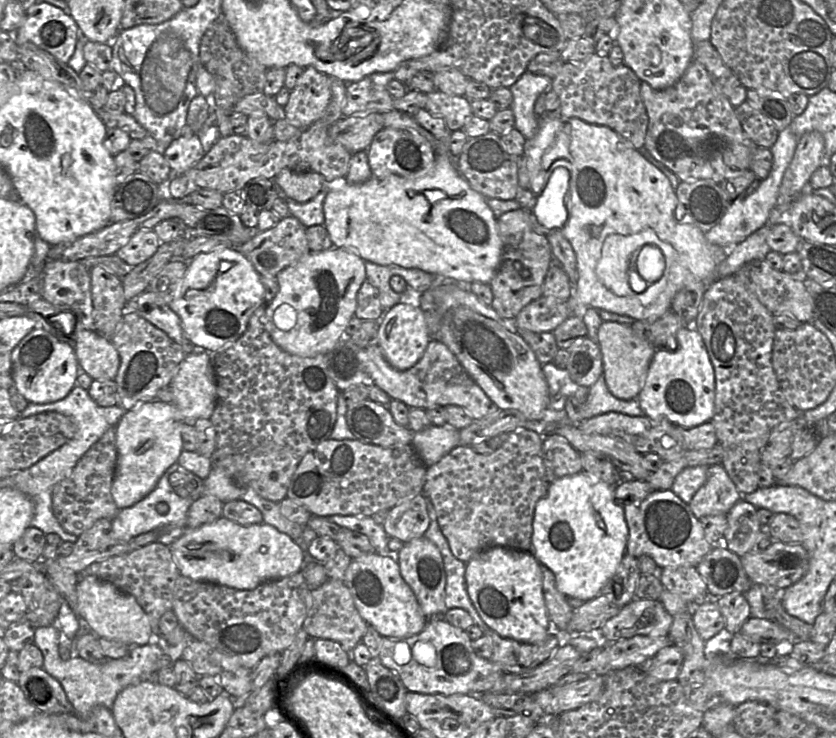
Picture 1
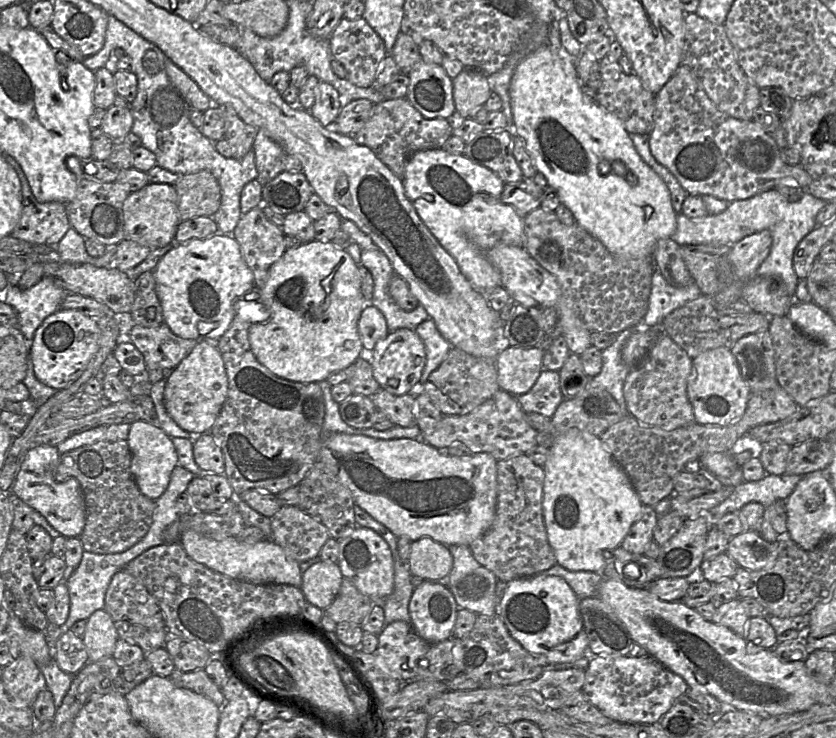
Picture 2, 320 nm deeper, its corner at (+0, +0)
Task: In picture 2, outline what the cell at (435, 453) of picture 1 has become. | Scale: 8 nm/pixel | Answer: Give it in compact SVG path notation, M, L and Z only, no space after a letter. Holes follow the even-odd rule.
M527 414L527 422L537 432L547 432L554 440L543 466L543 517L548 541L557 563L570 571L602 572L612 552L621 545L632 525L641 517L643 503L624 469L614 460L599 436L578 428L556 431L551 418Z

